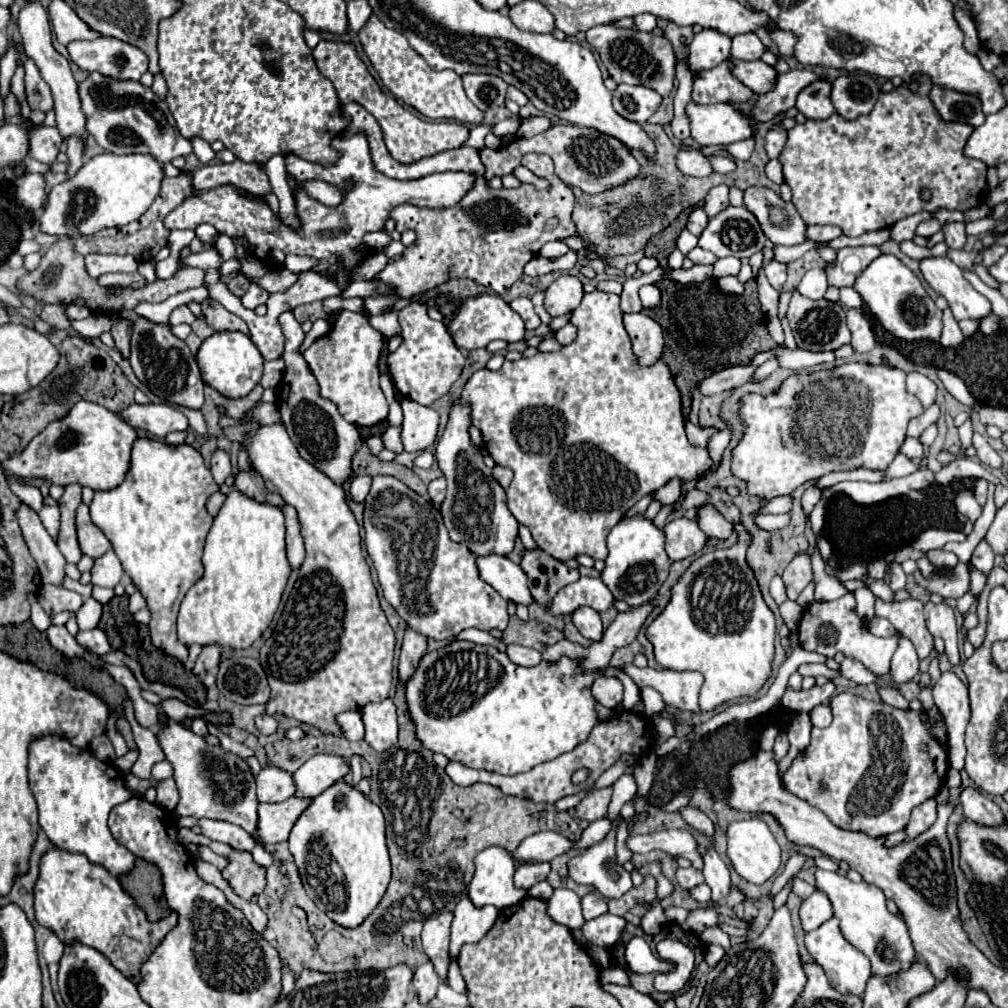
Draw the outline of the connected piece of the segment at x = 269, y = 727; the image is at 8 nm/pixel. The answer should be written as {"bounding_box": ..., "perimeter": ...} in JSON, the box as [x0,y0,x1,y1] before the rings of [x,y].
{"bounding_box":[255,714,277,734],"perimeter":[[[269,714],[257,716],[255,724],[257,724],[257,728],[259,728],[261,734],[275,734],[275,730],[277,730],[277,720],[273,716],[269,716]]]}

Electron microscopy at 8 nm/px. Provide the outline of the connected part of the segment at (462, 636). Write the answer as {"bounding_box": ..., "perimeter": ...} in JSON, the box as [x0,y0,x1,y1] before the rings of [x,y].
{"bounding_box":[455,628,505,652],"perimeter":[[[467,628],[467,630],[463,630],[463,632],[457,634],[455,640],[469,640],[469,642],[475,642],[475,644],[489,644],[489,646],[495,646],[495,648],[501,650],[501,652],[505,650],[505,644],[503,644],[503,642],[495,640],[489,632],[479,630],[479,628]]]}

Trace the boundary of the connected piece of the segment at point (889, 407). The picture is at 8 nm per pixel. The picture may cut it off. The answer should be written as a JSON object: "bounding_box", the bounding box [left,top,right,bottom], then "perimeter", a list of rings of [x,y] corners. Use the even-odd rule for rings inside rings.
{"bounding_box":[731,362,921,500],"perimeter":[[[849,362],[823,372],[789,376],[779,392],[771,396],[749,394],[743,398],[741,414],[747,428],[743,440],[733,450],[731,472],[747,482],[749,494],[769,500],[791,494],[803,482],[825,476],[833,470],[853,470],[859,466],[885,470],[905,440],[909,420],[921,412],[921,402],[905,388],[905,372],[887,364],[873,366]]]}

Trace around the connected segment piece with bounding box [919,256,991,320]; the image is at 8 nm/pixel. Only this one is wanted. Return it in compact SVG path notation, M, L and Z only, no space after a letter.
M947 256L921 258L919 270L927 284L949 302L953 316L963 318L985 318L991 314L991 304L963 278L961 268Z

